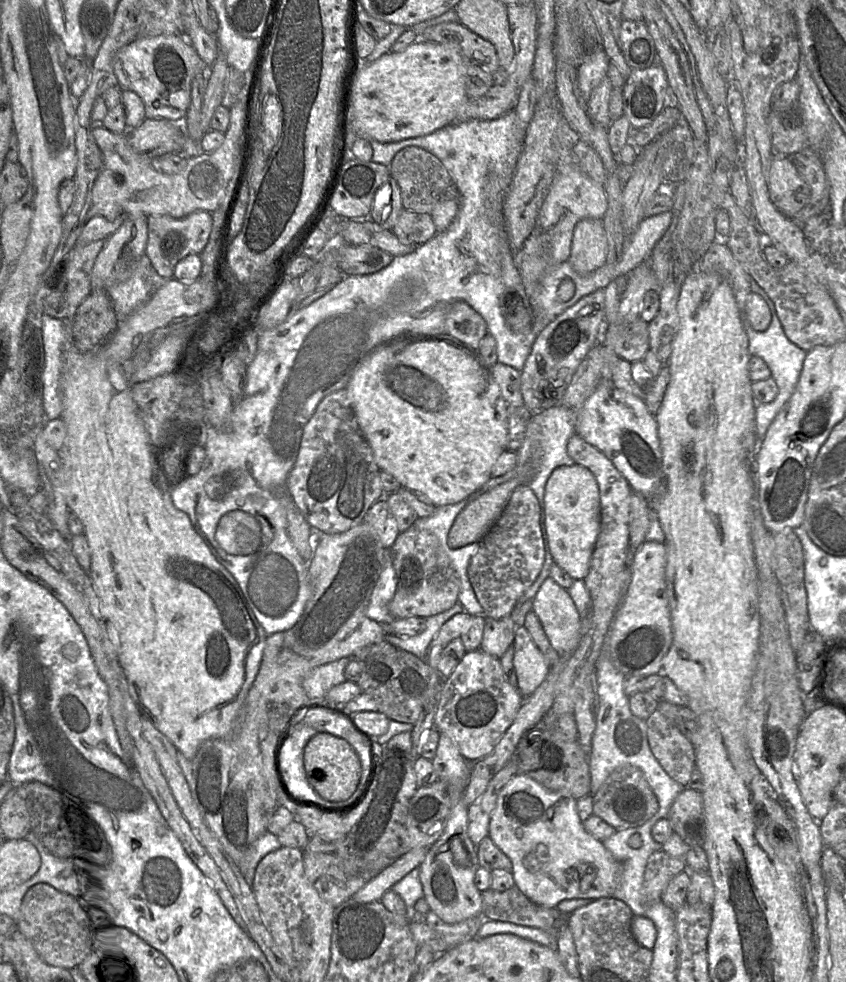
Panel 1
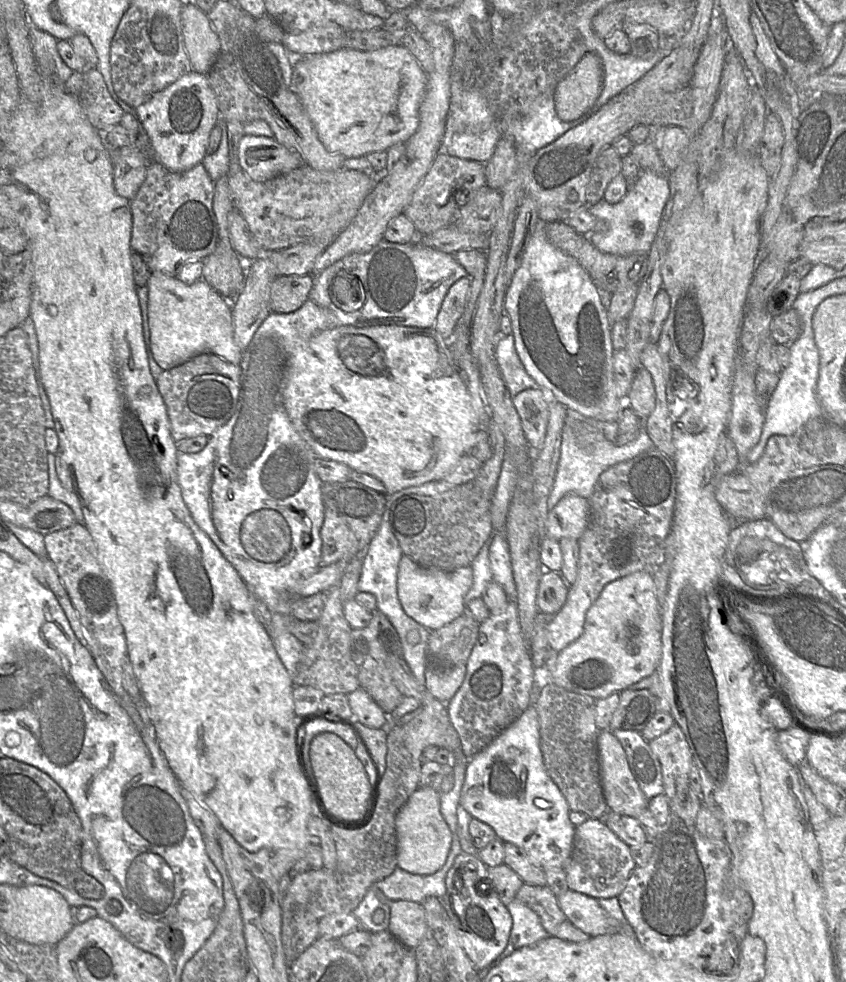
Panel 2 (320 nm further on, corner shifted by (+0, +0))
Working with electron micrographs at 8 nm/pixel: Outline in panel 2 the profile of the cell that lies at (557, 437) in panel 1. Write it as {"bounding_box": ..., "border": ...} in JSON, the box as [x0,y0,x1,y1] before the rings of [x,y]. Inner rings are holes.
{"bounding_box":[548,409,654,511],"border":[[[567,409],[567,415],[587,425],[591,425],[592,428],[597,430],[597,434],[595,442],[592,445],[592,450],[585,450],[578,443],[573,429],[569,425],[564,425],[561,438],[560,457],[553,487],[548,498],[548,511],[553,509],[558,501],[569,493],[575,493],[588,499],[594,492],[595,485],[604,471],[615,464],[630,460],[640,453],[654,447],[654,443],[645,427],[641,428],[633,441],[626,443],[624,446],[616,446],[613,442],[606,439],[602,432],[598,432],[598,430],[601,431],[601,423],[603,422],[585,417],[572,409]]]}

